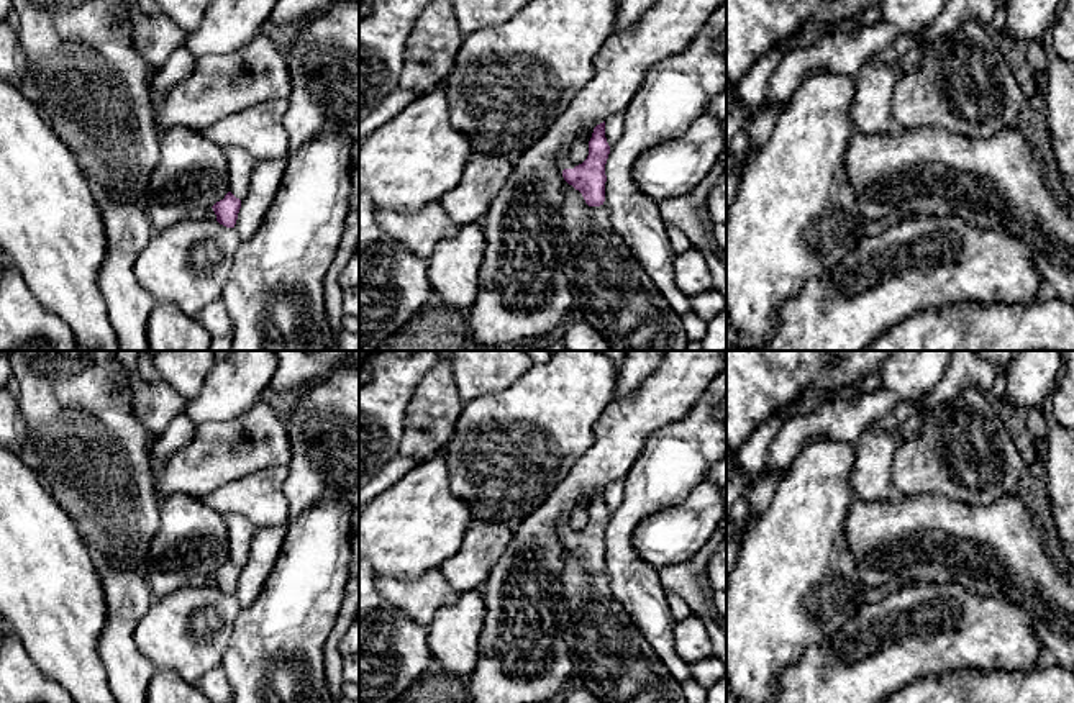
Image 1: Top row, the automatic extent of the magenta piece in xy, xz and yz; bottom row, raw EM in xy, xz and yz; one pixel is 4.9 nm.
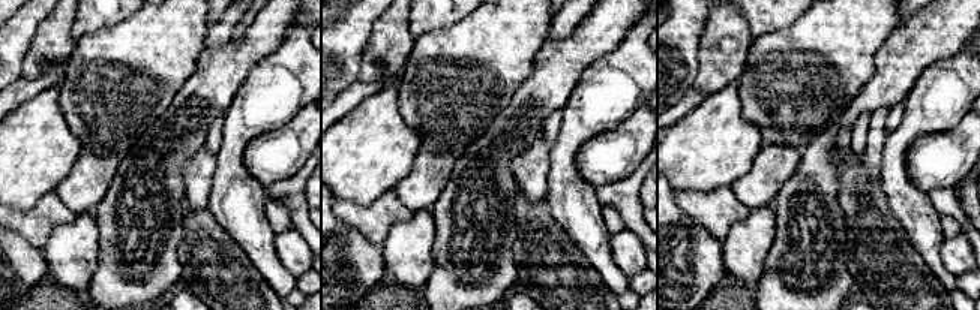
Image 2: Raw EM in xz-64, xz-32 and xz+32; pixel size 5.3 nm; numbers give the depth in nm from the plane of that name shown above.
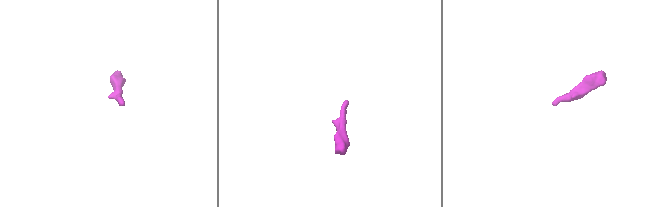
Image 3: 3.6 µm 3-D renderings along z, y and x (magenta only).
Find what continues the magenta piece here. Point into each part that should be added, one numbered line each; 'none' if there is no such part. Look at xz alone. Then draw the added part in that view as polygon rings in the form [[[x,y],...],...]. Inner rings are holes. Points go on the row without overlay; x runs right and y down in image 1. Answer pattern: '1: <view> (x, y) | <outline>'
1: xz (564, 528) | [[[562,515],[559,518],[559,536],[564,537],[564,536],[574,536],[574,534],[576,531],[569,524],[569,515]]]

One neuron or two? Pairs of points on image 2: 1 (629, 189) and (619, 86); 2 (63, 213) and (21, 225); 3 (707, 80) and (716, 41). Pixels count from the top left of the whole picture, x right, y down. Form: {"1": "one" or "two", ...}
{"1": "two", "2": "one", "3": "one"}

